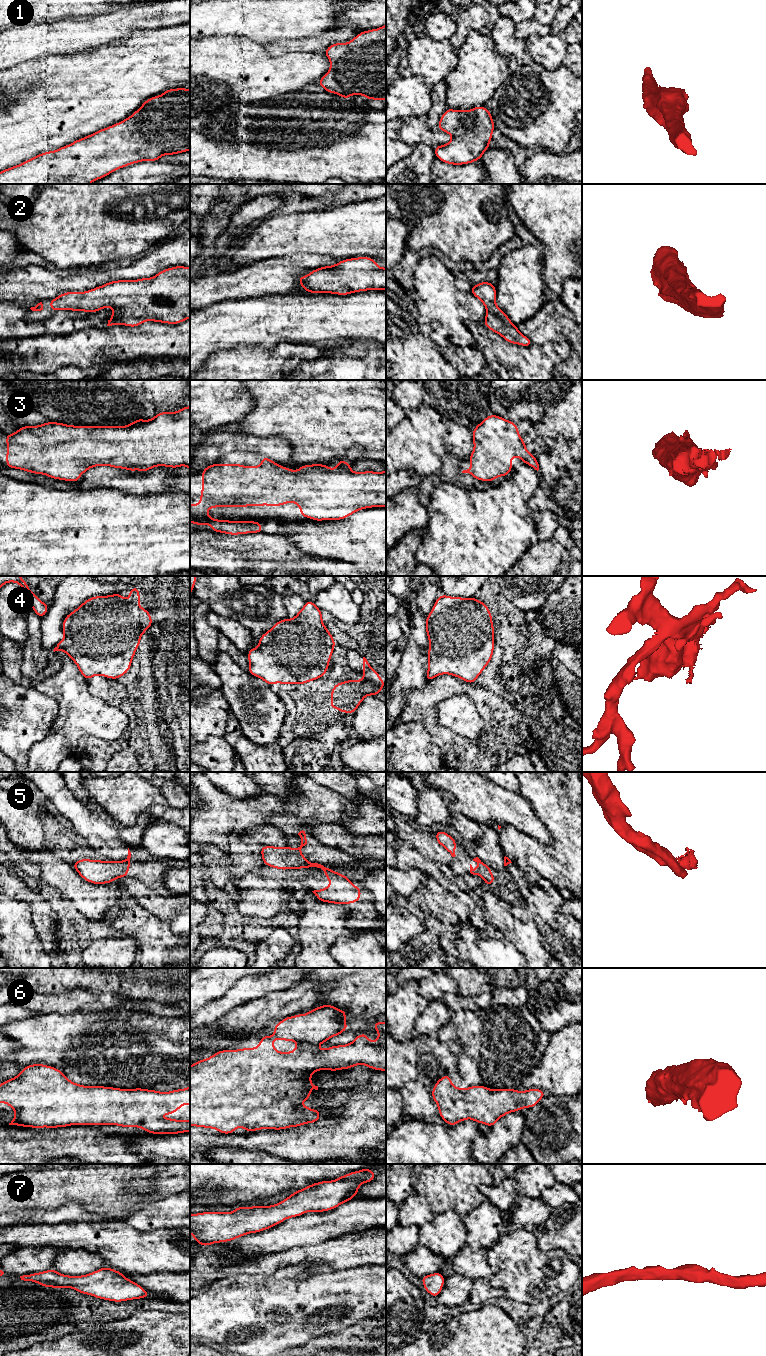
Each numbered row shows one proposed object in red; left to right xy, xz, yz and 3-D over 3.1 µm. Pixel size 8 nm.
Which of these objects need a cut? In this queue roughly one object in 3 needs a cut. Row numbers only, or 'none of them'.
5

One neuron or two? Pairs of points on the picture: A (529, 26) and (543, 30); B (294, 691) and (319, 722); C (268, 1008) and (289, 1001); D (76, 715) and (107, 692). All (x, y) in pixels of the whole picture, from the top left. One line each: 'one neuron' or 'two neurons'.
A: one neuron
B: one neuron
C: one neuron
D: two neurons

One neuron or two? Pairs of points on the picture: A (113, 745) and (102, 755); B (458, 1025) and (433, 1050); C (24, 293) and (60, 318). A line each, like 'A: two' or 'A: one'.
A: one
B: two
C: two

